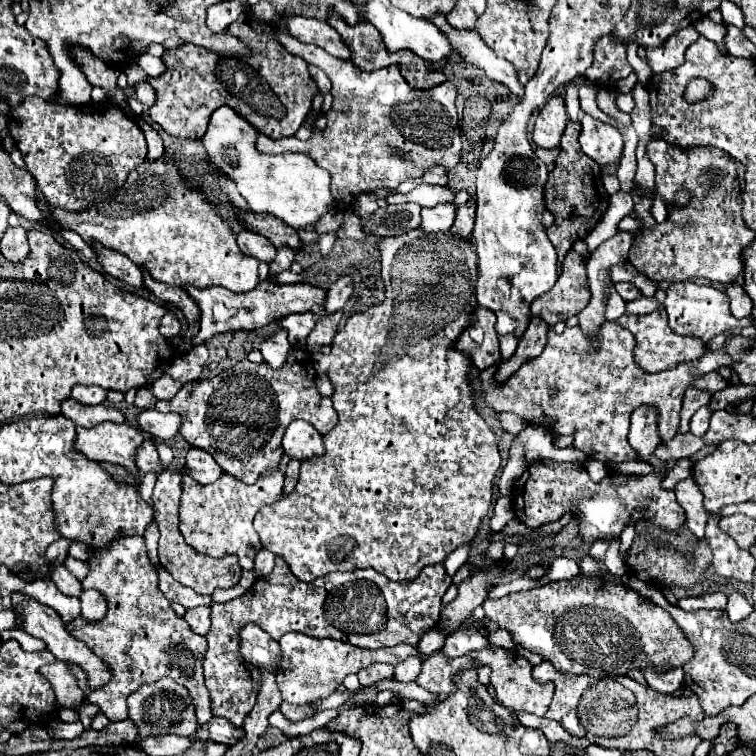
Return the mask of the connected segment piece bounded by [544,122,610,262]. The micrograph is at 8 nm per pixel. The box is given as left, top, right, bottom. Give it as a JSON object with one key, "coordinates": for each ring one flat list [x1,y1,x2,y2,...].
{"coordinates":[[570,122,560,142,556,168,548,174,544,190,546,208,556,216,556,222,546,232,556,248,558,262,562,262,564,254,568,254,568,250,574,246,576,240,584,240,590,234,590,230,594,230,594,226,602,220,606,206,610,204,610,196,606,194,600,182,600,166,594,160,590,160,586,154,582,154,578,146,578,134,580,134,580,122]]}

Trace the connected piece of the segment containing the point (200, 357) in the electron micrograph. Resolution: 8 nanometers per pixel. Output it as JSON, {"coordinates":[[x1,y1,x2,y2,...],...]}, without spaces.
{"coordinates":[[200,344,194,350,190,350,188,354,172,358,166,374,170,374,172,378,176,378,182,384,198,380,200,374,202,374,202,370,204,370,206,358,208,358,208,348,204,344]]}

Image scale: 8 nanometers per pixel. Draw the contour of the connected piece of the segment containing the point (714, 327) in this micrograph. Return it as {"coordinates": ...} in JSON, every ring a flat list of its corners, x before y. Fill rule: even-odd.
{"coordinates":[[674,282,666,290,666,300,664,300,668,318,670,318,670,328,680,334,680,336,694,336,702,342,708,342,716,334,724,332,734,332,736,328,744,326,744,320,738,320,730,314,728,308,728,298,722,290,716,290,712,286,698,286,692,282]]}

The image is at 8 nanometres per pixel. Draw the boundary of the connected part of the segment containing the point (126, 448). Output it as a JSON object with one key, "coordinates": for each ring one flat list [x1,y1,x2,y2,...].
{"coordinates":[[104,422,90,430,76,428,76,432,76,450,80,450,86,458,120,464,132,474,132,478,138,478,136,450,144,442,144,436,138,428,130,424]]}

